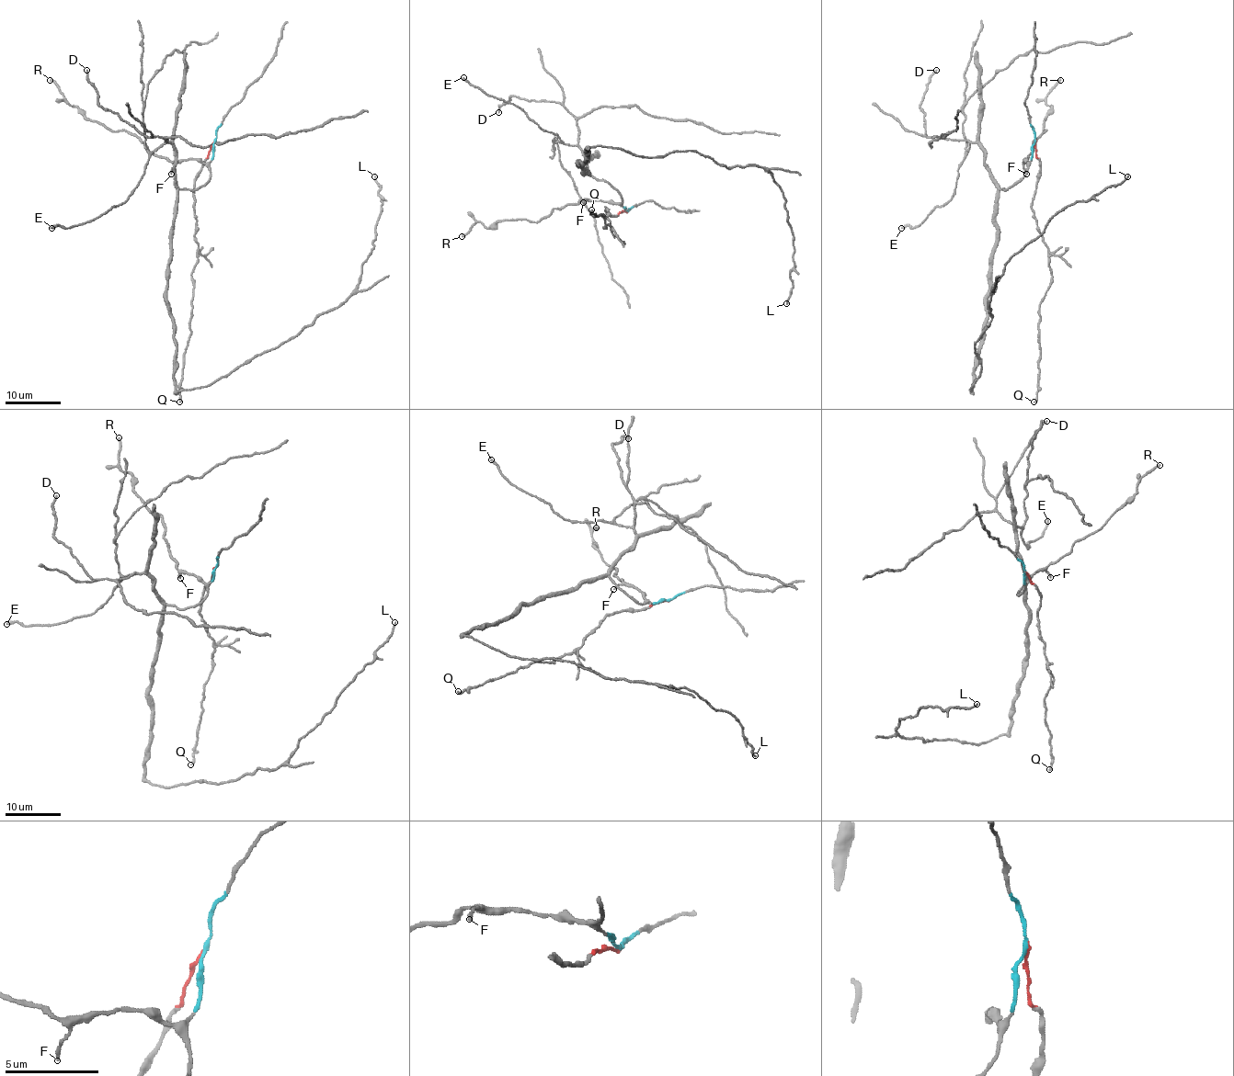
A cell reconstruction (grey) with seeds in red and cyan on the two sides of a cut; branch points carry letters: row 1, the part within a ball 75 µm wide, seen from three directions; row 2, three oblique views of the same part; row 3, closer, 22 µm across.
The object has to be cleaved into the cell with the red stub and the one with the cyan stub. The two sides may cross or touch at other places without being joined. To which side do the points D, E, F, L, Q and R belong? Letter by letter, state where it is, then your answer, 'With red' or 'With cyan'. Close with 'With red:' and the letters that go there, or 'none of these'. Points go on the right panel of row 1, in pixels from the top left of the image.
D: Place: (936, 70). With cyan
E: Place: (901, 228). With cyan
F: Place: (1026, 174). With cyan
L: Place: (1127, 176). With cyan
Q: Place: (1034, 402). With red
R: Place: (1060, 80). With cyan
With red: Q

